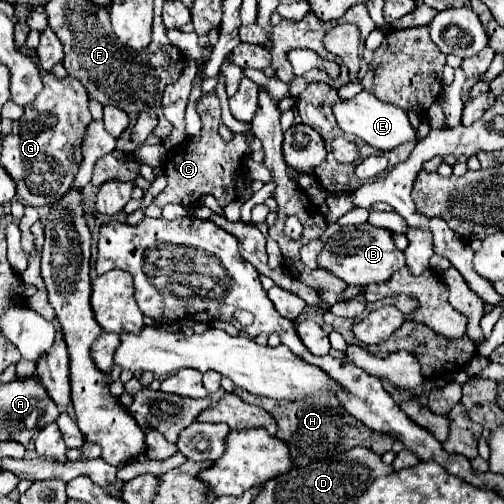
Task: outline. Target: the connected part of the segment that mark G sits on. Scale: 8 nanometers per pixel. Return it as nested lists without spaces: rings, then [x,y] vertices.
[[[43,73],[45,89],[35,97],[31,105],[25,105],[21,119],[13,121],[13,131],[3,139],[1,167],[17,183],[17,197],[23,205],[53,205],[59,201],[71,183],[83,159],[81,141],[85,127],[91,123],[87,109],[89,97],[85,87],[75,77],[57,79],[53,73]]]

